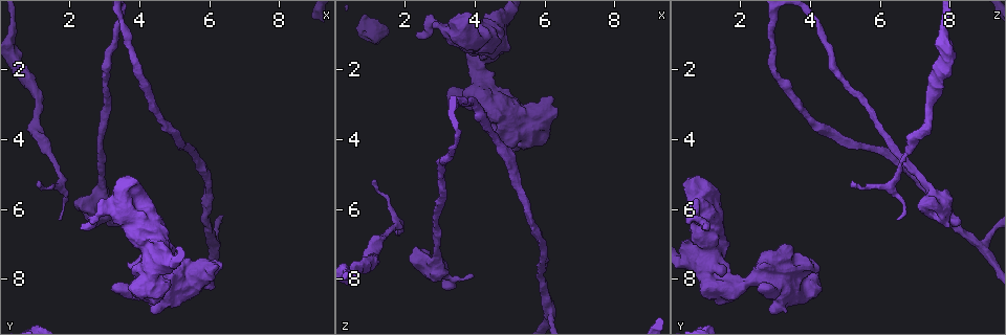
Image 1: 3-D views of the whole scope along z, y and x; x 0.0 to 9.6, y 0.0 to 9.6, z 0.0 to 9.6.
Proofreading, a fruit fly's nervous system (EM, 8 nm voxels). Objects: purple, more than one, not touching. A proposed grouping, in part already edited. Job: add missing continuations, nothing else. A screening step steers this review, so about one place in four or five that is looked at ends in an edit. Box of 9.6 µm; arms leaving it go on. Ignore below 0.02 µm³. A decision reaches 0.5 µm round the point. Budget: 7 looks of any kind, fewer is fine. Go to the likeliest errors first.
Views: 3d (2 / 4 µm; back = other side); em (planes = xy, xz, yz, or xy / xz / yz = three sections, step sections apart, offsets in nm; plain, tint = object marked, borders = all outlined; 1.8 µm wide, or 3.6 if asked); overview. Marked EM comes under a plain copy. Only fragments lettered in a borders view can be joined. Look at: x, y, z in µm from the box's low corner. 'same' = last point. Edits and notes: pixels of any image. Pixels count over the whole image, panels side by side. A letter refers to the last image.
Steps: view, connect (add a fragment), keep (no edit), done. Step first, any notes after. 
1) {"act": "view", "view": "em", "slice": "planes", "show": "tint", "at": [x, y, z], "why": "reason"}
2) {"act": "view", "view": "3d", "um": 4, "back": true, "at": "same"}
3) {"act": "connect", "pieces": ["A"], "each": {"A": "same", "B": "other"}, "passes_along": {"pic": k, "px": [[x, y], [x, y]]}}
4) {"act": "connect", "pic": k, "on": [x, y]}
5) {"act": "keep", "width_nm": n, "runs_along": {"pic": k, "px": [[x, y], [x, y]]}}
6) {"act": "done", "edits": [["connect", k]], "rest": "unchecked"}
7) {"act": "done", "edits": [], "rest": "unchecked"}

{"act": "view", "view": "em", "um": 3.6, "slice": "planes", "show": "borders", "at": [4.00, 8.20, 2.00], "why": "abrupt turn"}

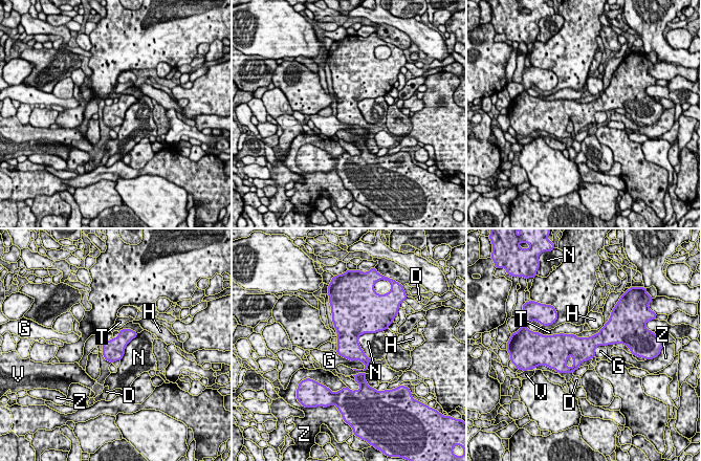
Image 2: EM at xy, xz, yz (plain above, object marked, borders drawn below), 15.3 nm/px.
{"act": "keep", "each": {"D": "other", "G": "other", "H": "other", "N": "other", "T": "other", "V": "other", "Z": "other"}, "border": {"pic": 2, "px": [[381, 330], [358, 337], [369, 358]]}, "found": "no lettered fragment goes on from it"}

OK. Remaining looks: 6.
{"act": "view", "view": "3d", "um": 4, "at": [3.35, 5.95, 0.95], "why": "sharp bend"}

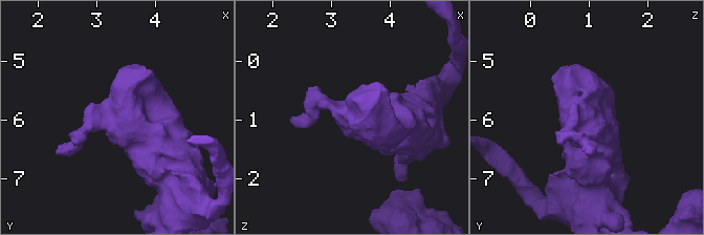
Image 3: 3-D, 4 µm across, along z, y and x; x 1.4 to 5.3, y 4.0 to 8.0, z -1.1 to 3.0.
{"act": "view", "view": "em", "um": 3.6, "slice": "xz", "step": 16, "show": "tint", "at": [3.40, 5.95, 0.90], "why": "need the tissue"}

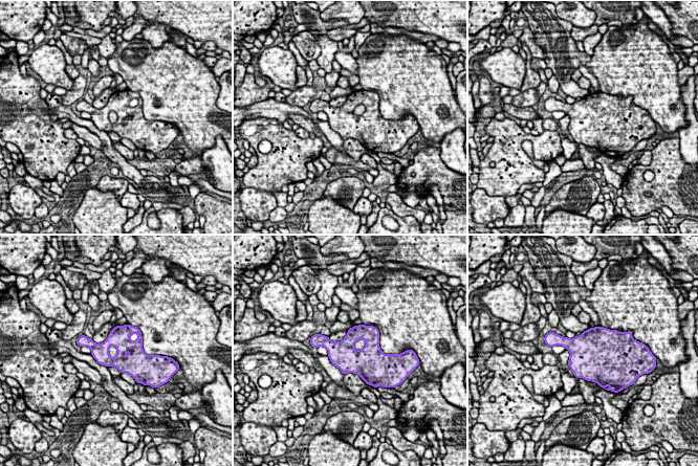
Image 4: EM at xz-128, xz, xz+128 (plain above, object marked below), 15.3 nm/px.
{"act": "view", "view": "em", "um": 3.6, "slice": "yz", "step": 4, "show": "borders", "at": "same"}

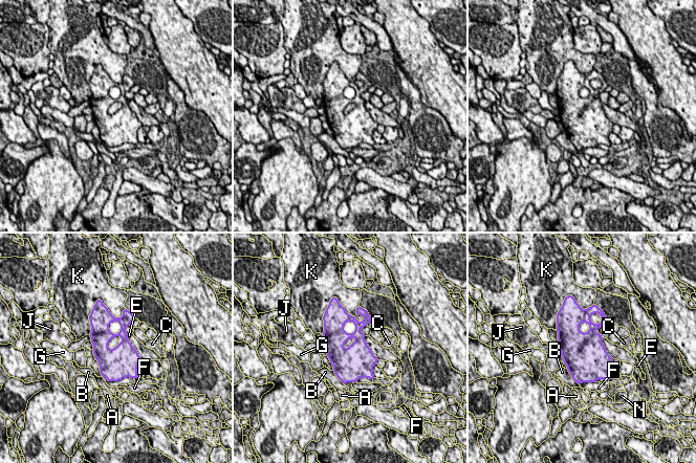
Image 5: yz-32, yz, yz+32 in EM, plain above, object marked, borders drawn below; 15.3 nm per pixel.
{"act": "keep", "width_nm": 400, "each": {"A": "other", "B": "other", "C": "other", "E": "other", "F": "other", "G": "other", "J": "other", "K": "other", "N": "other"}, "border": {"pic": 5, "px": [[127, 334], [128, 340], [143, 359]]}, "found": "no lettered fragment goes on from it"}

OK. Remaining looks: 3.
{"act": "view", "view": "em", "um": 3.6, "slice": "yz", "step": 4, "show": "borders", "at": [5.90, 7.75, 3.15], "why": "calibre changes"}

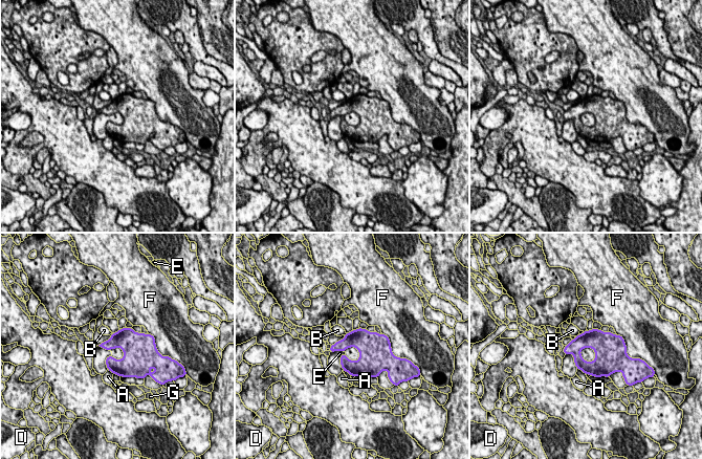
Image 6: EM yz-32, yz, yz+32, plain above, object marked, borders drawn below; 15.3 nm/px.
{"act": "keep", "each": {"A": "other", "B": "other", "D": "other", "E": "other", "F": "other", "G": "other"}, "border": {"pic": 6, "px": [[330, 351], [343, 353], [343, 369]]}, "found": "no lettered fragment goes on from it"}

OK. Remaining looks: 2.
{"act": "done", "edits": [], "rest": "unchecked"}

